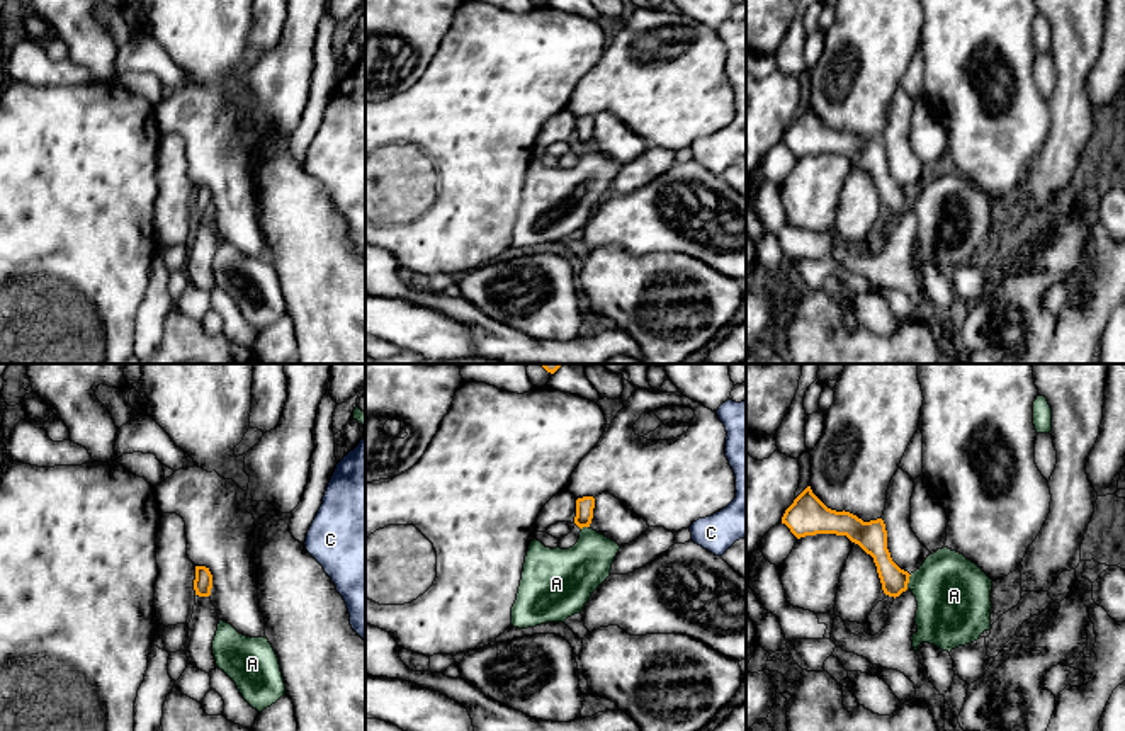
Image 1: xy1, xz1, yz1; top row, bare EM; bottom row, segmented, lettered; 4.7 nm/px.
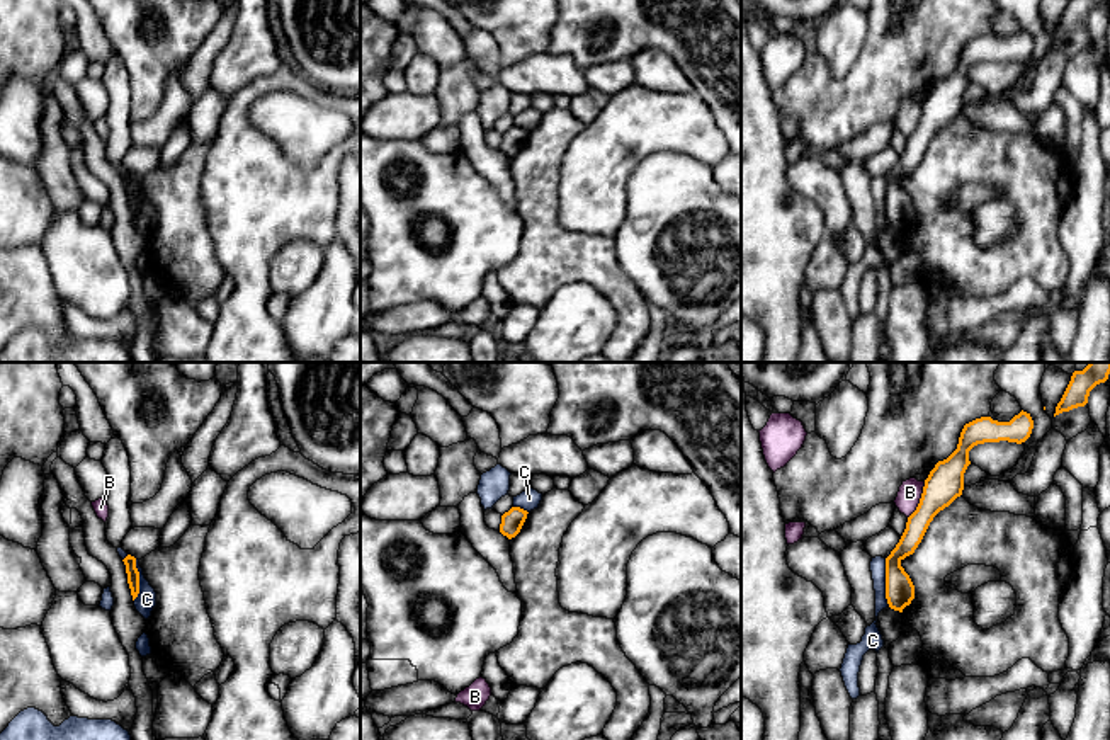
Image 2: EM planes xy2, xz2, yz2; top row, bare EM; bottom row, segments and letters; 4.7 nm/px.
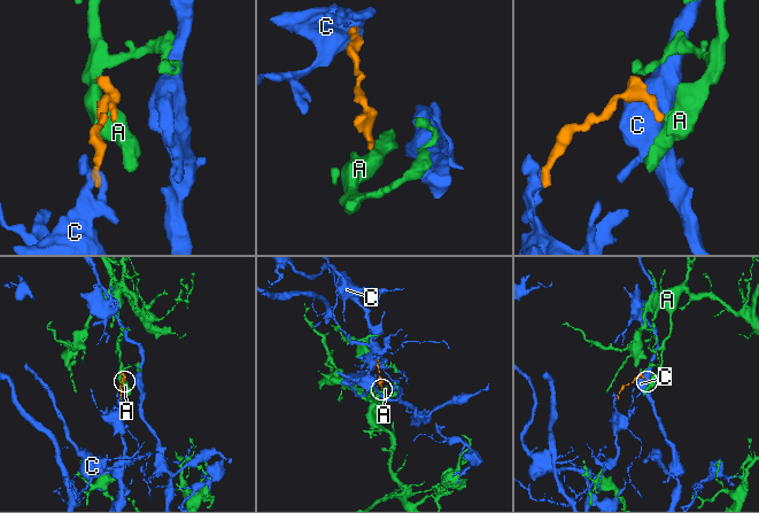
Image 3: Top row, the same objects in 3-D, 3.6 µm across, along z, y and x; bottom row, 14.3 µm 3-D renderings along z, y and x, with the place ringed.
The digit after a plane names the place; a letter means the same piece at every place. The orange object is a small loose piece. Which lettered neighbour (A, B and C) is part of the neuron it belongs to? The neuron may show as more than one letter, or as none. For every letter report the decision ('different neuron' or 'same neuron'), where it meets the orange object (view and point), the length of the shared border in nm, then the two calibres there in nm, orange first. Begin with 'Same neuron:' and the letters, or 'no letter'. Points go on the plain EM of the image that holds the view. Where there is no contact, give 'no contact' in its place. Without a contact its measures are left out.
Same neuron: A
A: same neuron; meets orange in yz1 at (908, 201); contact 80 nm long; 130 nm thick on the orange side, 360 nm on the other
B: different neuron; meets orange in yz2 at (920, 119); contact 190 nm long; 180 nm thick on the orange side, 110 nm on the other
C: different neuron; meets orange in yz2 at (886, 201); contact 220 nm long; 140 nm thick on the orange side, 80 nm on the other

